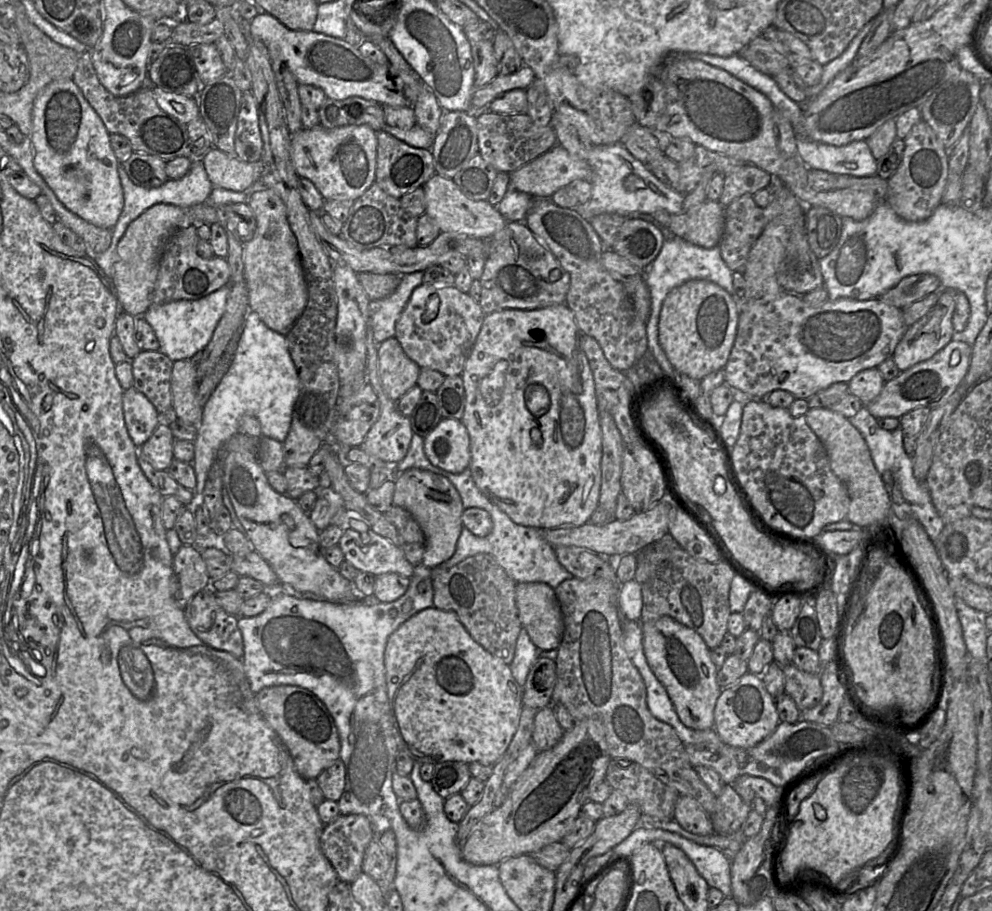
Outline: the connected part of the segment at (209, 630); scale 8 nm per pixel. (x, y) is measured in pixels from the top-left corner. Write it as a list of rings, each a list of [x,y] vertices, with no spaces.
[[[212,587],[197,593],[184,609],[192,631],[212,648],[242,659],[244,645],[238,616],[228,614],[217,602]]]

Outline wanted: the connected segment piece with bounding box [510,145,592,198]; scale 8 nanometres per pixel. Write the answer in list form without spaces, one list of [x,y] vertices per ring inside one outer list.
[[[556,145],[538,158],[510,173],[510,189],[532,197],[550,198],[558,189],[575,180],[590,180],[592,169],[586,160],[572,156],[564,147]]]

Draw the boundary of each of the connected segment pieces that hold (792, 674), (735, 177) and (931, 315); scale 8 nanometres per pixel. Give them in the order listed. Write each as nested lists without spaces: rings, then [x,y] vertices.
[[[793,663],[782,667],[785,677],[785,693],[796,703],[800,711],[817,705],[823,695],[819,674],[799,670]]]
[[[745,164],[724,177],[724,186],[719,202],[725,208],[736,198],[745,194],[754,195],[769,187],[771,175],[761,168]]]
[[[943,290],[938,301],[927,314],[907,328],[892,355],[900,372],[932,358],[952,340],[954,335],[952,317],[955,306],[955,292]]]

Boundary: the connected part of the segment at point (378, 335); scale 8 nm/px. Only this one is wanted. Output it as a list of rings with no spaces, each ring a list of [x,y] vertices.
[[[423,272],[402,275],[397,288],[384,299],[370,301],[370,321],[375,344],[395,335],[395,325],[413,290],[423,283]]]

